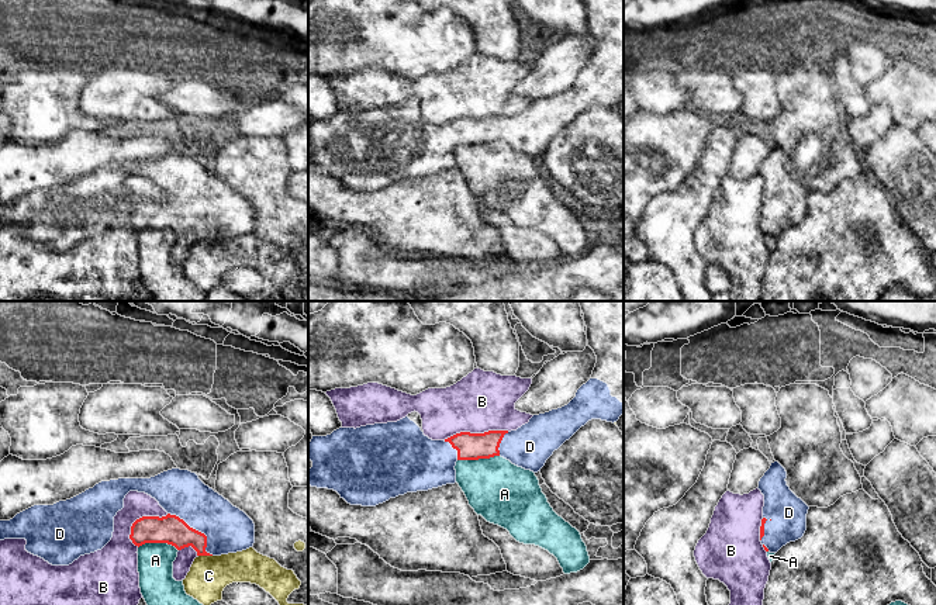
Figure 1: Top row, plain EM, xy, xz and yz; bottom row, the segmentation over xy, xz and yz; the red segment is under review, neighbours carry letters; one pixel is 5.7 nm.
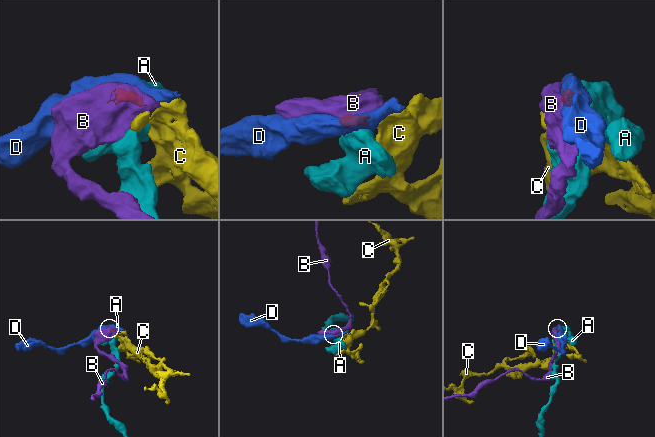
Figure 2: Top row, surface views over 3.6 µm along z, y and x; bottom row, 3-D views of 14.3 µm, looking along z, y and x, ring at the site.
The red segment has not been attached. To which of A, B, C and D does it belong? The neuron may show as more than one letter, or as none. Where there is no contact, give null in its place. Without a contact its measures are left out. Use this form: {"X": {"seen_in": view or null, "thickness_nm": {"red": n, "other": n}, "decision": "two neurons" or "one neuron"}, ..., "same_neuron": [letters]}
{"A": {"seen_in": "xz", "thickness_nm": {"red": 160, "other": 360}, "decision": "two neurons"}, "B": {"seen_in": "xz", "thickness_nm": {"red": 160, "other": 340}, "decision": "two neurons"}, "C": {"seen_in": "xy", "thickness_nm": {"red": 170, "other": 220}, "decision": "two neurons"}, "D": {"seen_in": "xy", "thickness_nm": {"red": 170, "other": 260}, "decision": "one neuron"}, "same_neuron": ["D"]}

